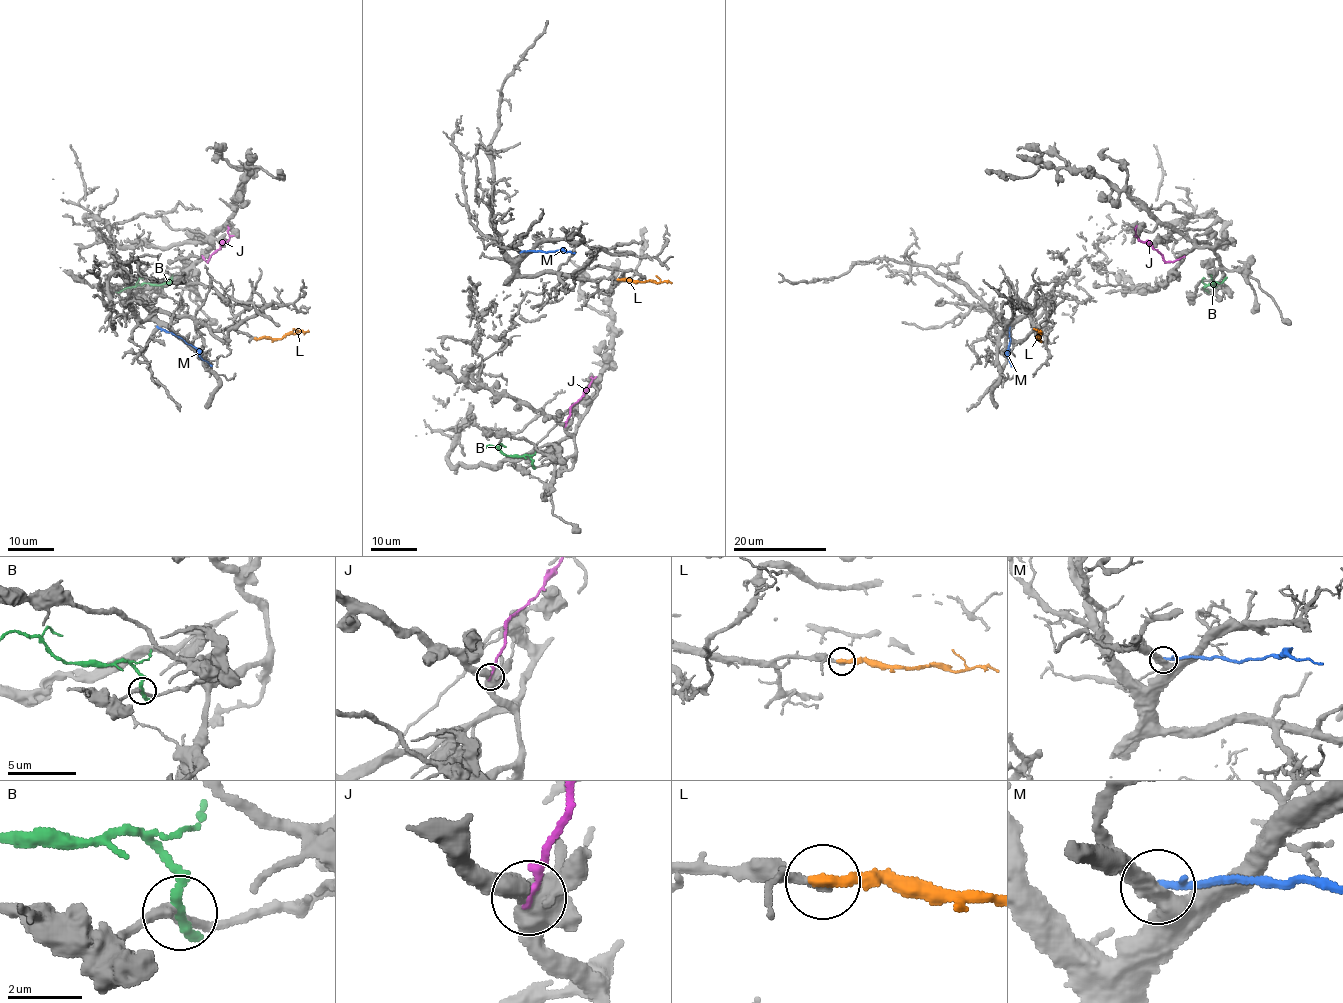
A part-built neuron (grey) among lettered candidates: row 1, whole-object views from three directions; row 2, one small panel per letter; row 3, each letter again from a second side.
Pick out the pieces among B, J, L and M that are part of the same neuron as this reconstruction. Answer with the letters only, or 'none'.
L

